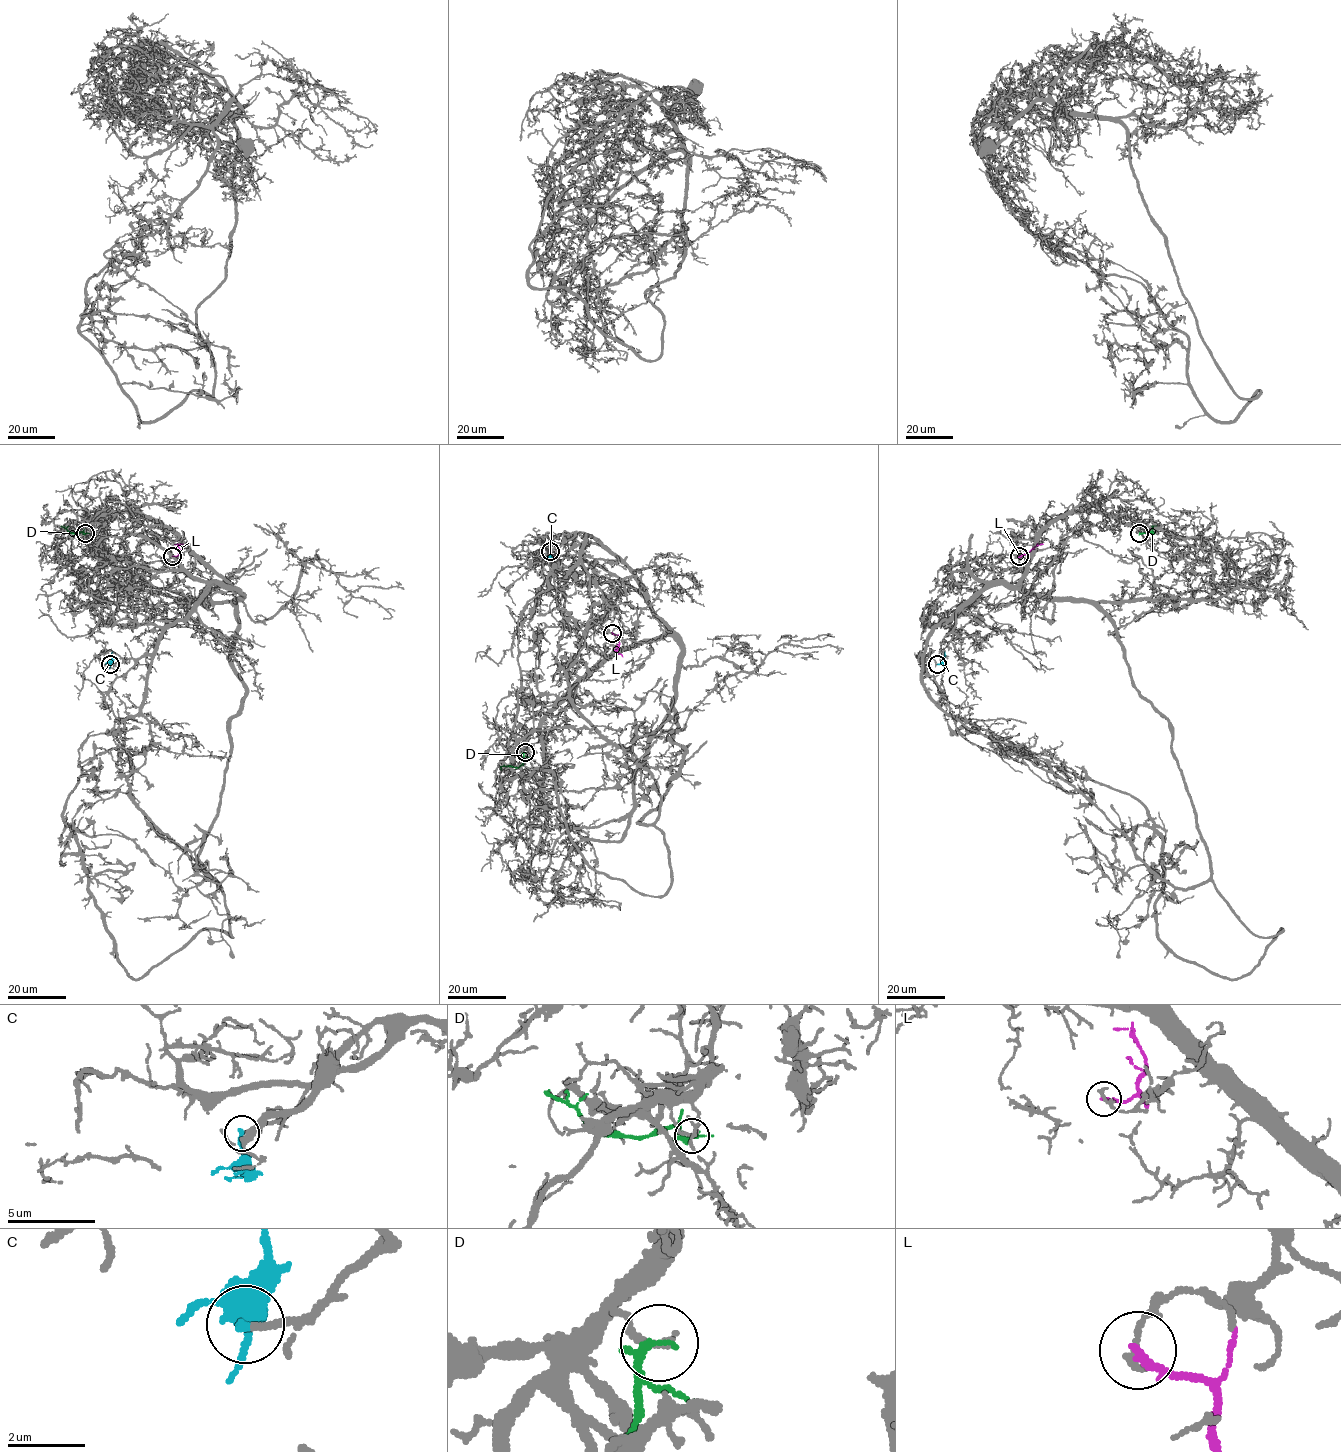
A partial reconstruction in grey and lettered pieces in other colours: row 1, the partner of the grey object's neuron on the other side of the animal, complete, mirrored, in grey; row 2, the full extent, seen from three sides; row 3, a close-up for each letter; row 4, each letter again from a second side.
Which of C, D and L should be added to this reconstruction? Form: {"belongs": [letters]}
{"belongs": ["C"]}

